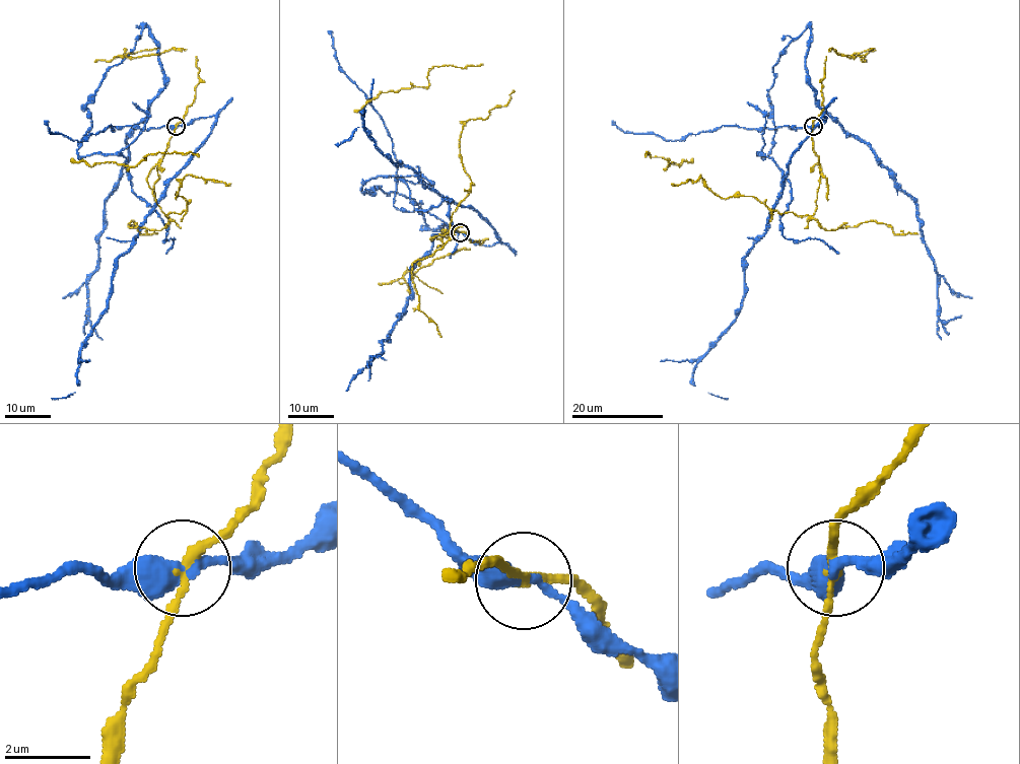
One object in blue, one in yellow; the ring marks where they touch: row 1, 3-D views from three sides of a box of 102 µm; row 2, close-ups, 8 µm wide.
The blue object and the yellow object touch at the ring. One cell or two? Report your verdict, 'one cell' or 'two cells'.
two cells

